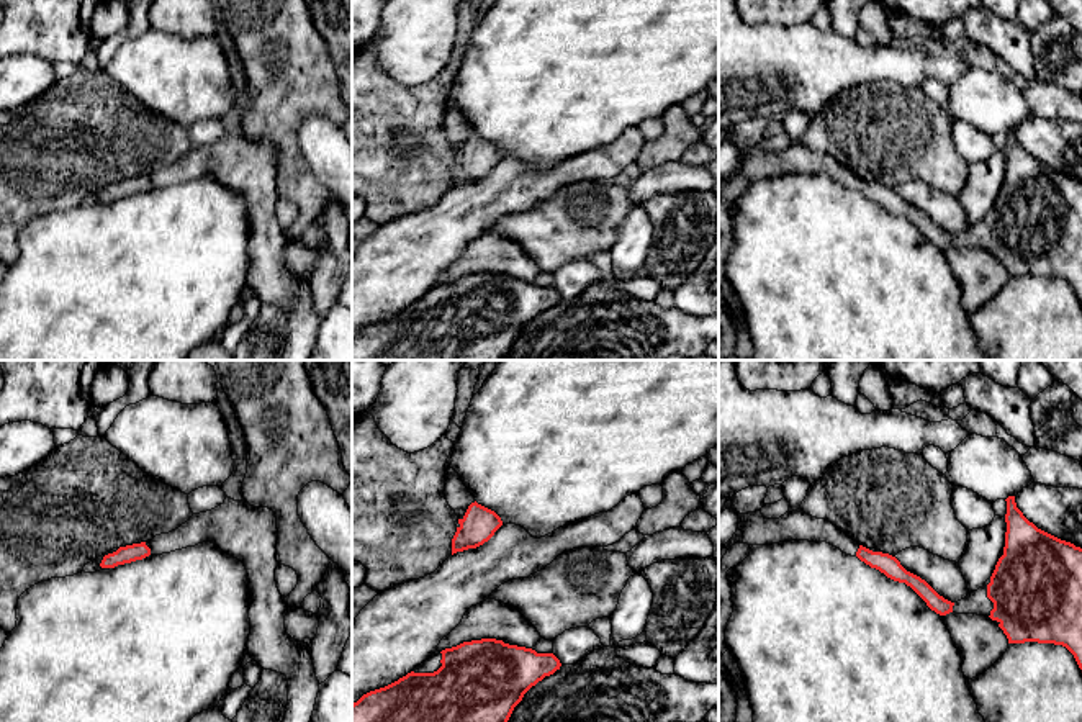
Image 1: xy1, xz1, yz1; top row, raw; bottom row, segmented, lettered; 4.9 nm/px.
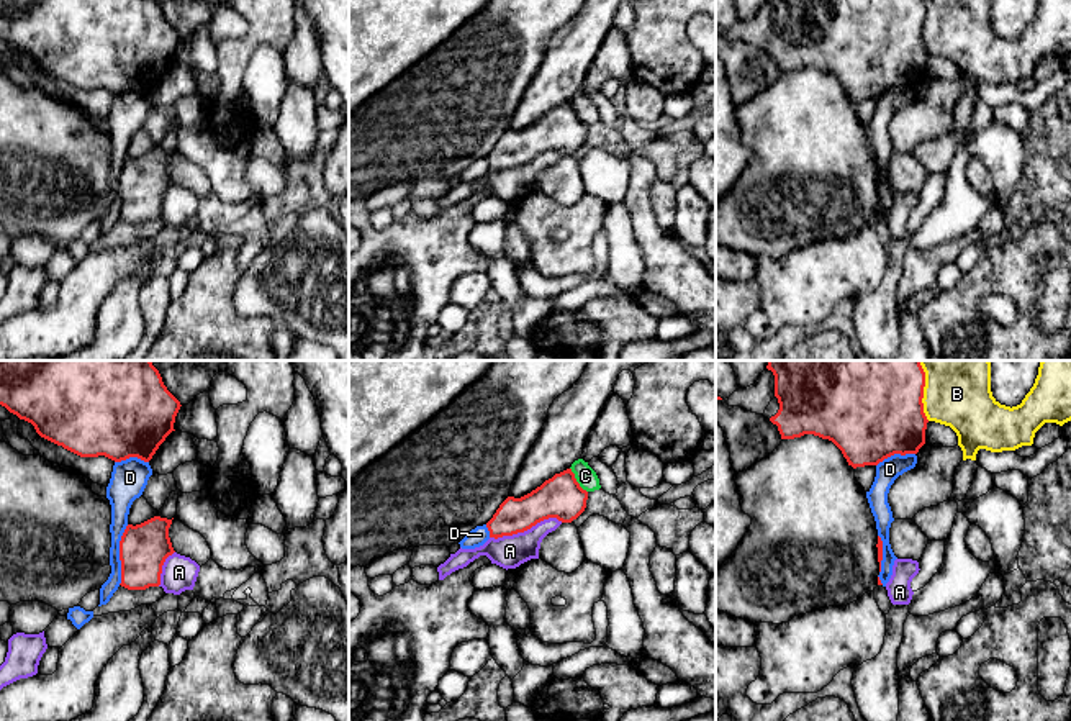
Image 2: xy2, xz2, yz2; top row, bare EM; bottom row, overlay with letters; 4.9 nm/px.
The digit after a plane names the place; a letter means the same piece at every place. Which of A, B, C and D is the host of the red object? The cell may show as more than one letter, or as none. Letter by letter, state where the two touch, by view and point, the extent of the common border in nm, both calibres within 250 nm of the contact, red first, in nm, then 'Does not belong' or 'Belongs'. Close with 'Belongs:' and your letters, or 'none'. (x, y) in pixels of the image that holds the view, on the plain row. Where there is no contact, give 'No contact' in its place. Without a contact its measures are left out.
A: Touches red at xz2 (526, 163). Shared border 360 nm. Thickness 220 nm (red) against 160 nm. Does not belong
B: Touches red at yz2 (922, 27). Shared border 260 nm. Thickness 440 nm (red) against 300 nm. Does not belong
C: Touches red at xz2 (575, 113). Shared border 150 nm. Thickness 220 nm (red) against 100 nm. Does not belong
D: Touches red at xy2 (120, 187). Shared border 300 nm. Thickness 240 nm (red) against 100 nm. Does not belong
Belongs: none

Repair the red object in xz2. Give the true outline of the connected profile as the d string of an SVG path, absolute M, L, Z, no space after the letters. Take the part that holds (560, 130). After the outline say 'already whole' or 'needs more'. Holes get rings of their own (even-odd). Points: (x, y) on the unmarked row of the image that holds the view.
M572 102L555 107L531 126L508 129L486 156L490 170L524 166L537 156L557 151L572 156L586 141L588 125L580 120Z; already whole

